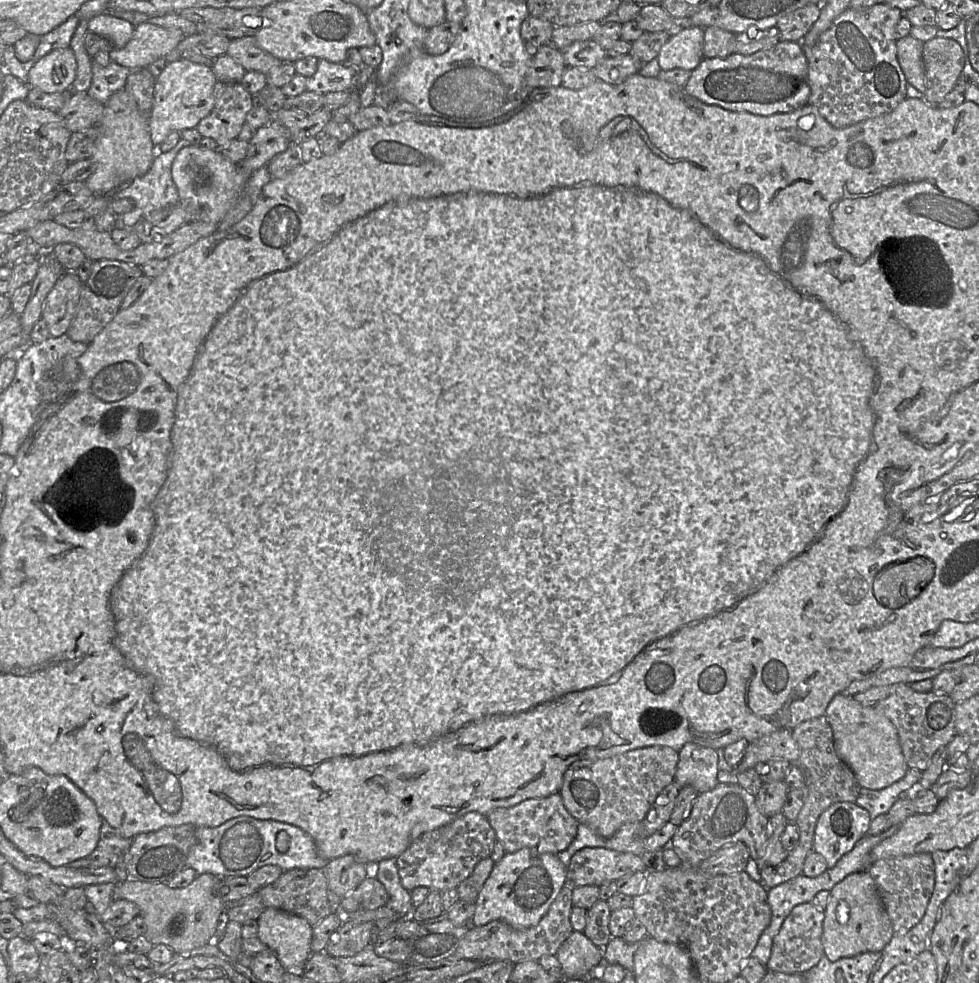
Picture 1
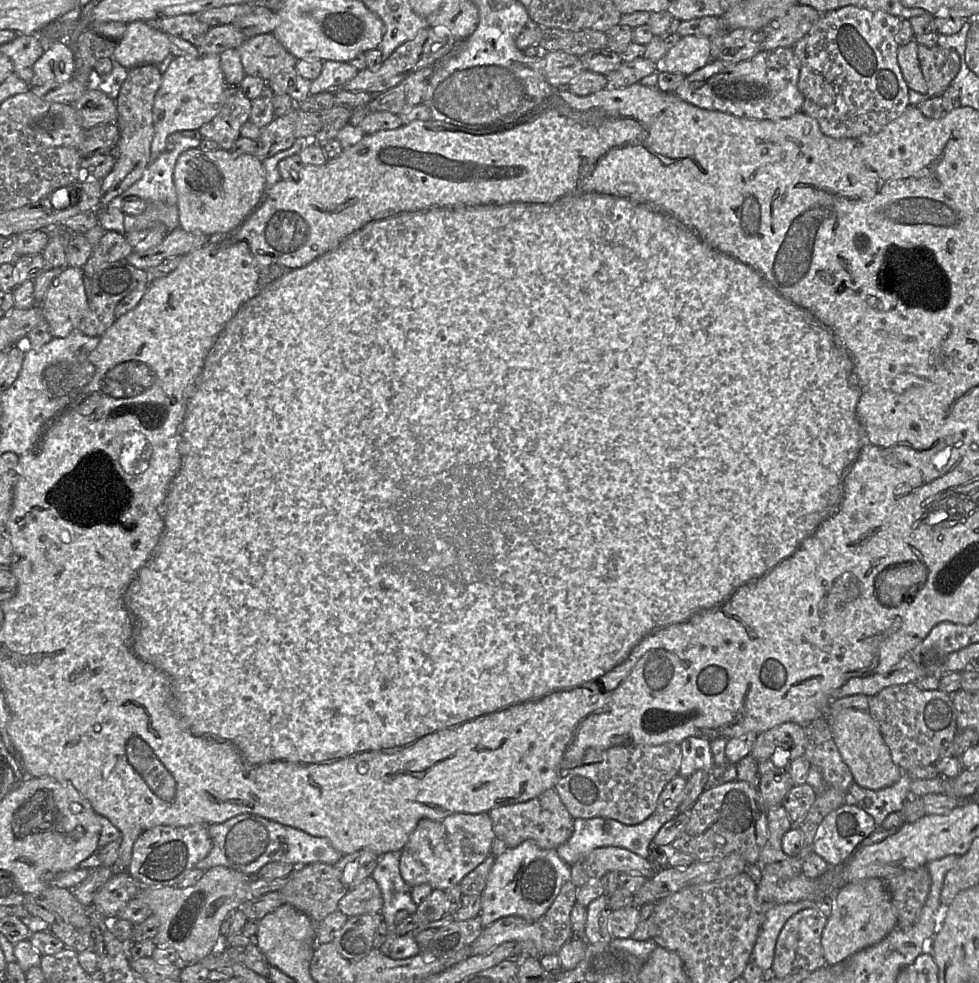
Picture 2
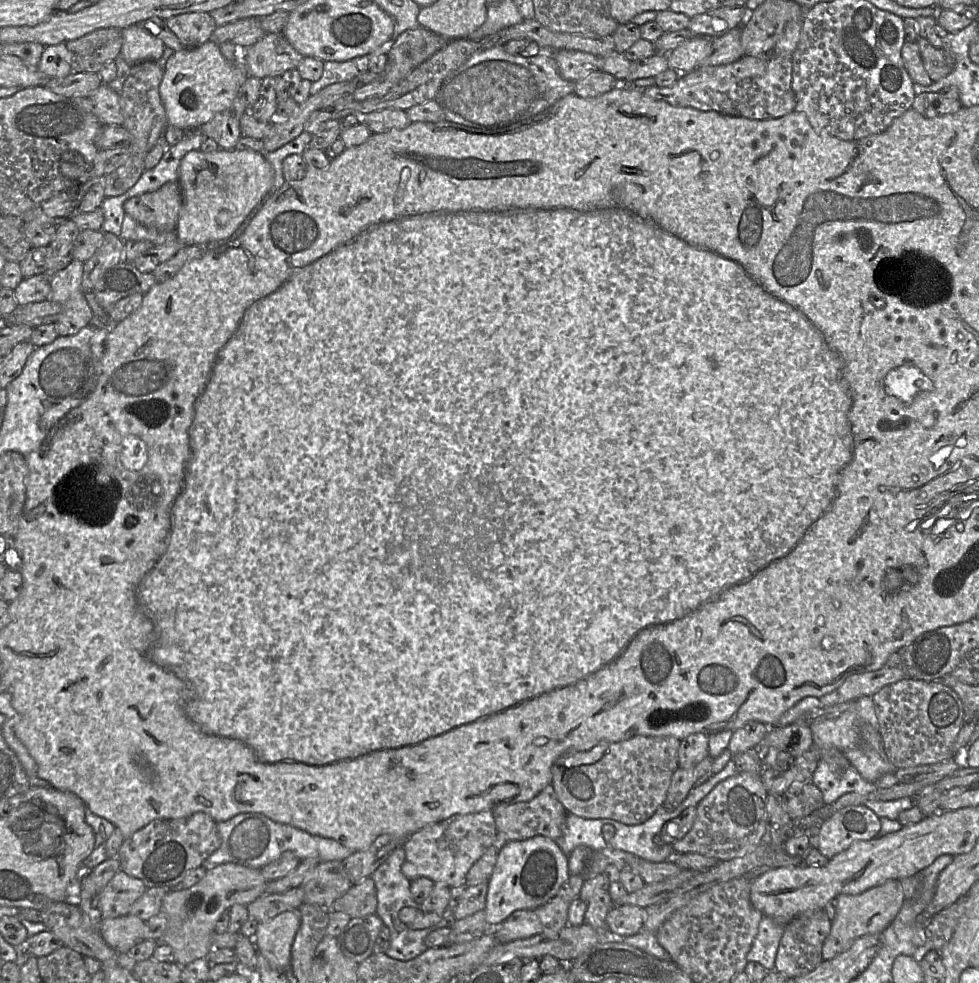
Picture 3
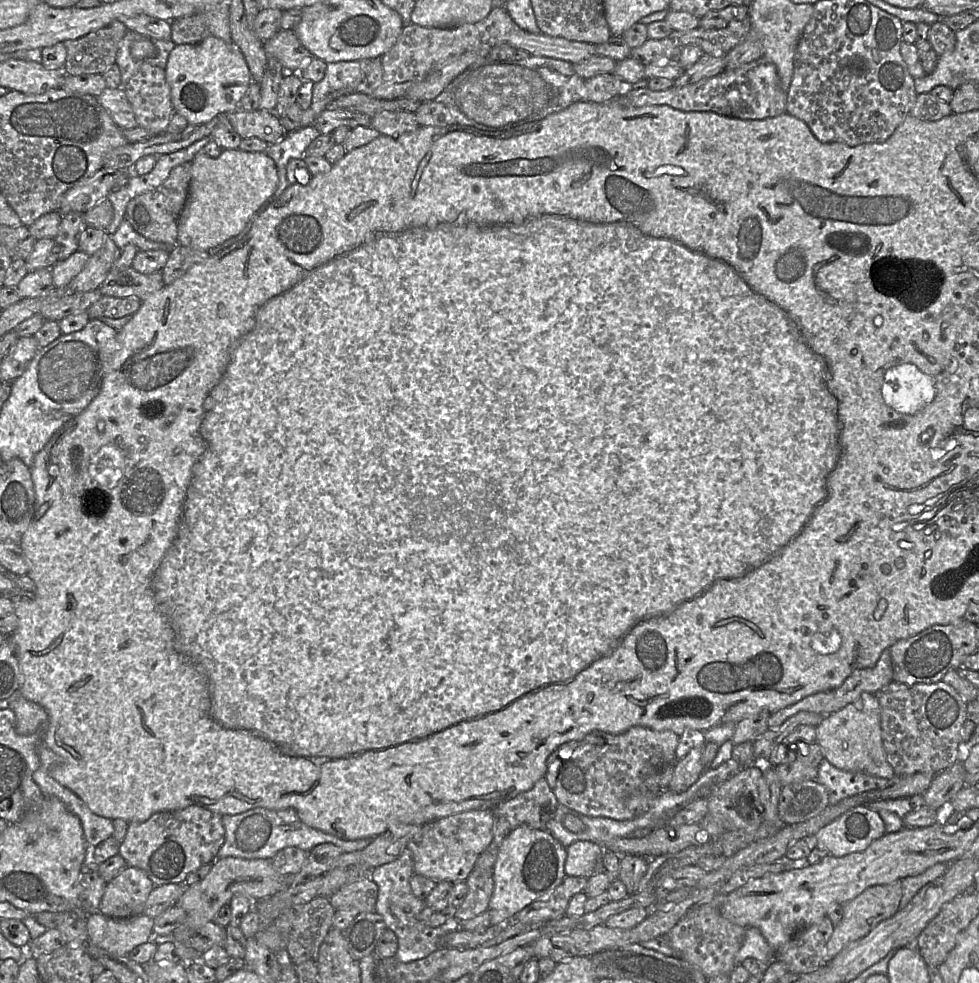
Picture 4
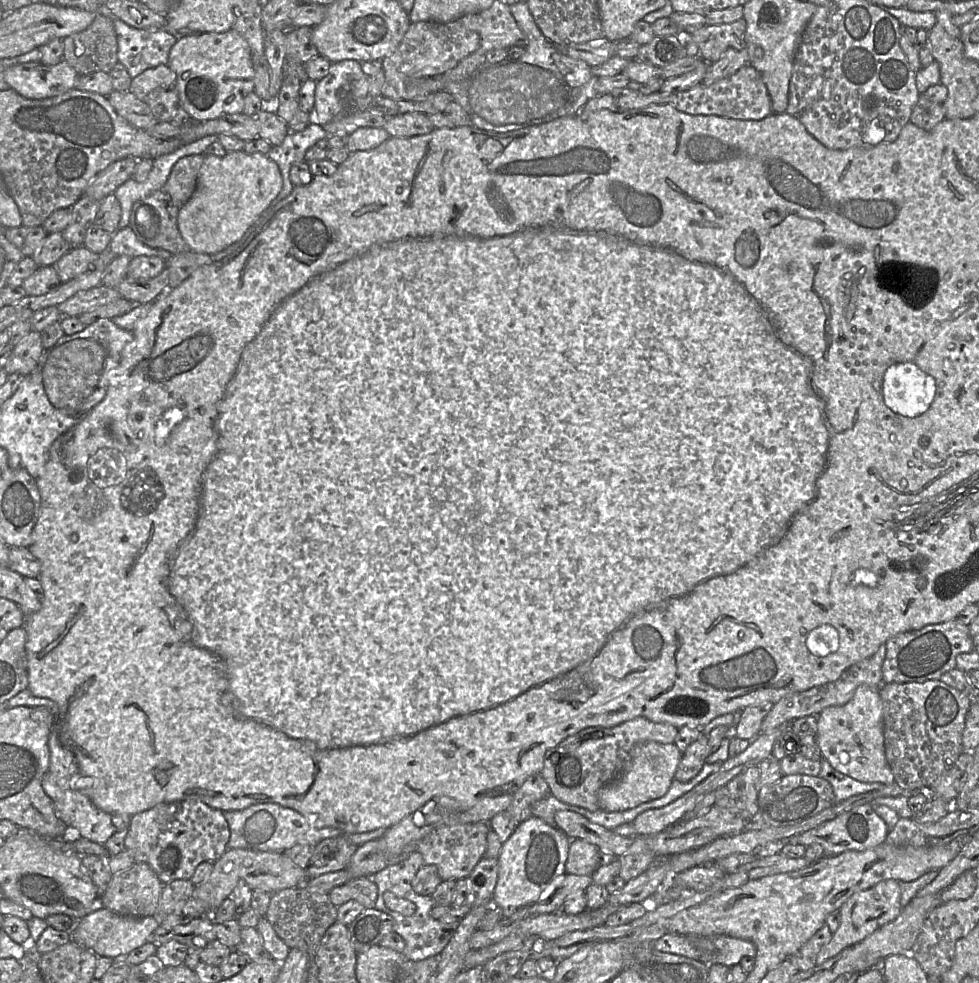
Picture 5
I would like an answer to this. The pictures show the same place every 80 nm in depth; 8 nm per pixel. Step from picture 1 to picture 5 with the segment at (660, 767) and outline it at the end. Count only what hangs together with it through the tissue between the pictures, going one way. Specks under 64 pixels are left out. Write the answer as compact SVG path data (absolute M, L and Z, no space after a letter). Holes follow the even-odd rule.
M636 717L614 727L588 727L548 750L541 774L551 794L558 800L592 812L598 811L598 792L629 768L635 746L648 741L674 743L677 734L677 727L653 722L645 717Z

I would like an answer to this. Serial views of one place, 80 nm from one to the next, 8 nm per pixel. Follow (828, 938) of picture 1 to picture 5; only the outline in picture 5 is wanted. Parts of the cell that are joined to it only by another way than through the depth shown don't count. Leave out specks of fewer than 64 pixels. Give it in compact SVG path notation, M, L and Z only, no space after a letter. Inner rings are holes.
M894 879L881 881L872 888L854 893L840 907L841 923L832 934L831 940L818 953L816 965L826 962L842 950L861 942L878 928L896 919L902 910L900 898L899 882Z

